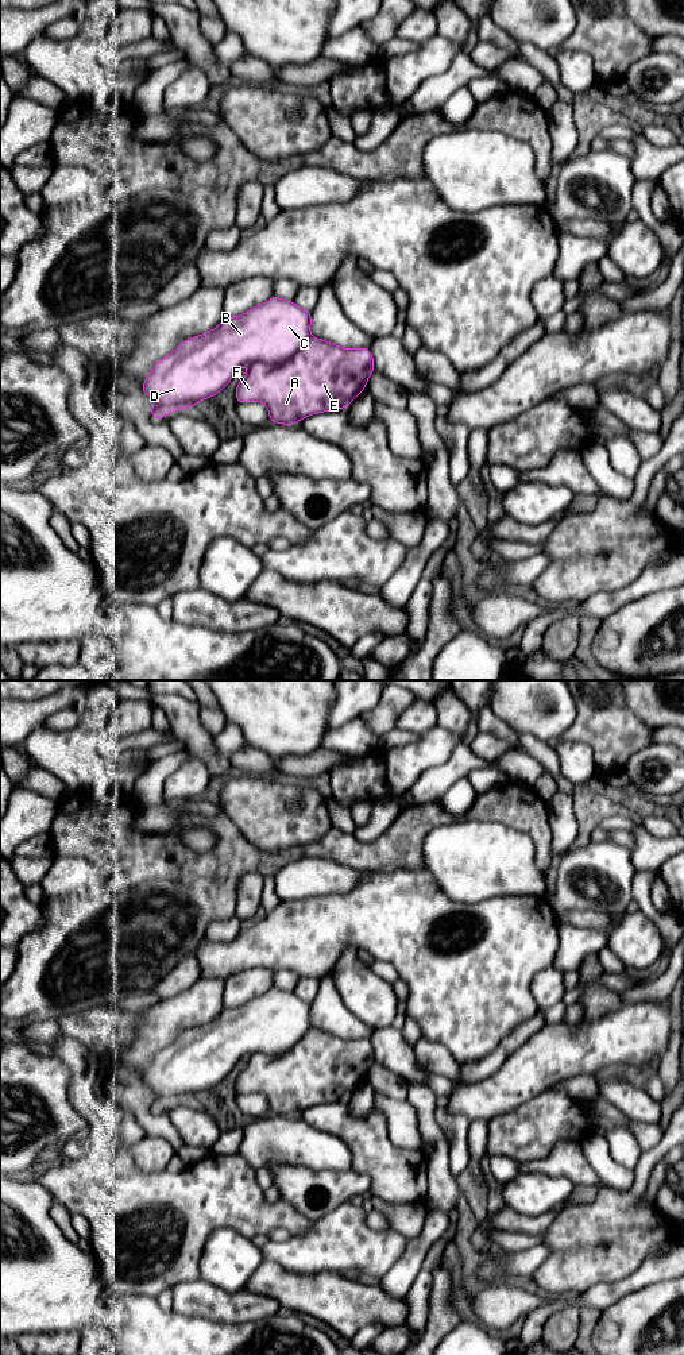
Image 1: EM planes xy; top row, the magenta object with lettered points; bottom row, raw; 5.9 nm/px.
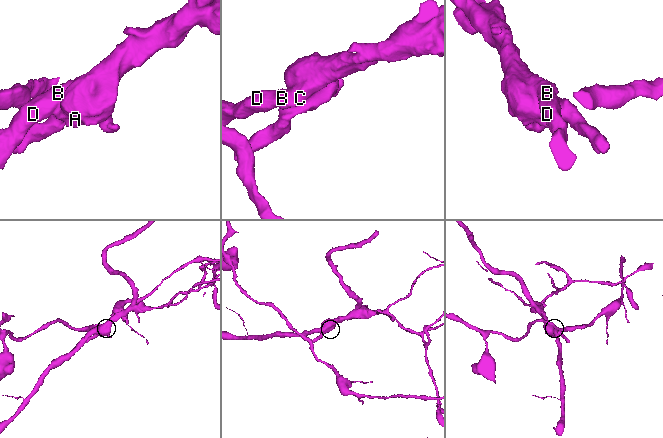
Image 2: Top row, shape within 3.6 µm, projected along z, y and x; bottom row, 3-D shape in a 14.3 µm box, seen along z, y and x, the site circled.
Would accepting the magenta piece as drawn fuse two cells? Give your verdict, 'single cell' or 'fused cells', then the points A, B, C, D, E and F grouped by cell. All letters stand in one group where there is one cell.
fused cells; A E F / B C D

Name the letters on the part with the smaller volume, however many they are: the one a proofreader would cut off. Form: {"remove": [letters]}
{"remove": ["A", "E", "F"]}

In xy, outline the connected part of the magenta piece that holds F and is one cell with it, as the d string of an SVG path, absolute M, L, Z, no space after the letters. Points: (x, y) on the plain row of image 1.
M310 1028L283 1054L251 1054L235 1086L237 1095L264 1095L270 1113L294 1116L313 1105L348 1099L374 1062L370 1039L343 1039Z

